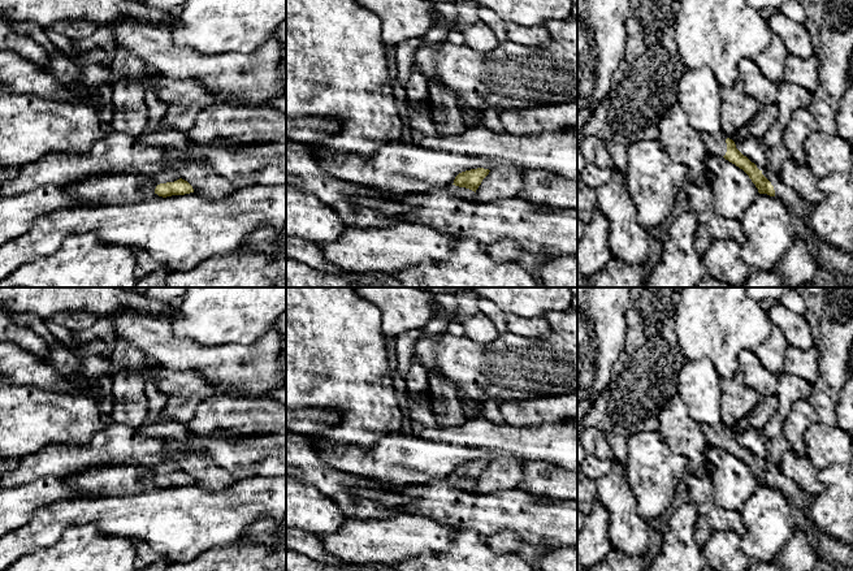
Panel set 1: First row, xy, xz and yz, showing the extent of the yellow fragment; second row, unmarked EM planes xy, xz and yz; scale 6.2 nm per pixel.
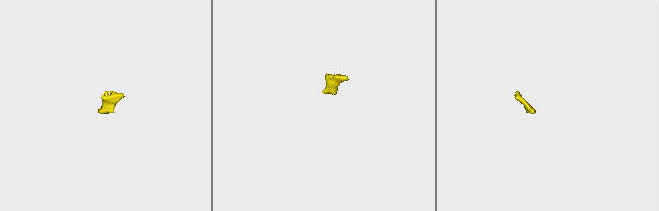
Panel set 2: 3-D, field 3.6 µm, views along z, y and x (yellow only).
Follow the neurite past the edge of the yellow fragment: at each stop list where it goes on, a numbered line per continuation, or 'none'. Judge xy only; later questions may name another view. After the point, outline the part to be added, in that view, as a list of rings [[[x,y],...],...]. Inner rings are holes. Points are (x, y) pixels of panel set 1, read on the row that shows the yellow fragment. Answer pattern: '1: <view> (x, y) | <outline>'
1: xy (169, 174) | [[[173,168],[165,169],[161,173],[159,173],[155,177],[156,182],[160,183],[166,183],[166,182],[174,182],[177,179],[179,179],[179,176],[177,174],[177,172]]]

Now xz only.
1: xz (459, 193) | [[[450,185],[447,187],[447,193],[456,199],[462,199],[462,200],[466,200],[469,203],[477,203],[479,202],[476,193],[469,190],[469,189],[466,189],[466,187]]]

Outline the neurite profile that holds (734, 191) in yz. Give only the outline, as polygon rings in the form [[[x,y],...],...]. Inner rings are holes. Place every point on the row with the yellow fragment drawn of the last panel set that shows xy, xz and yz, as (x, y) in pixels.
[[[709,155],[705,164],[711,174],[714,211],[726,219],[739,219],[759,195],[749,176],[724,157]]]

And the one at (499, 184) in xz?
[[[497,168],[489,172],[476,190],[480,203],[498,202],[519,196],[525,172],[512,168]]]

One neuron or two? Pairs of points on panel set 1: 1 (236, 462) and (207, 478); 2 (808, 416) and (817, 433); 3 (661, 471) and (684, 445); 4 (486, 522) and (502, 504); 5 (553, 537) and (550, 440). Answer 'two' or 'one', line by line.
1: two
2: two
3: two
4: one
5: two

